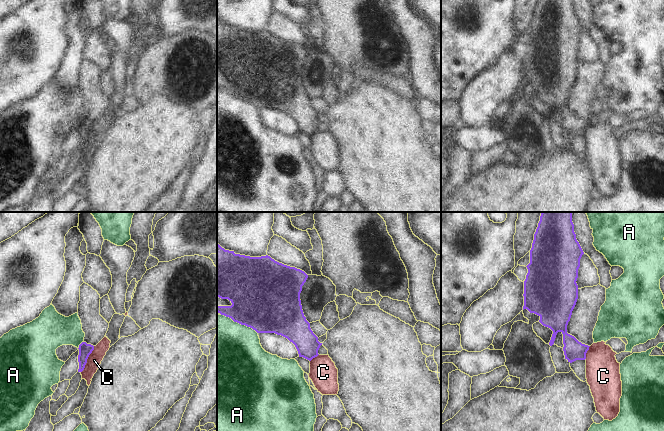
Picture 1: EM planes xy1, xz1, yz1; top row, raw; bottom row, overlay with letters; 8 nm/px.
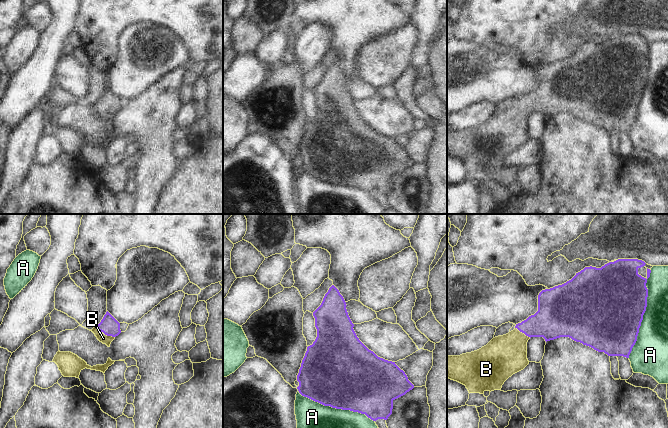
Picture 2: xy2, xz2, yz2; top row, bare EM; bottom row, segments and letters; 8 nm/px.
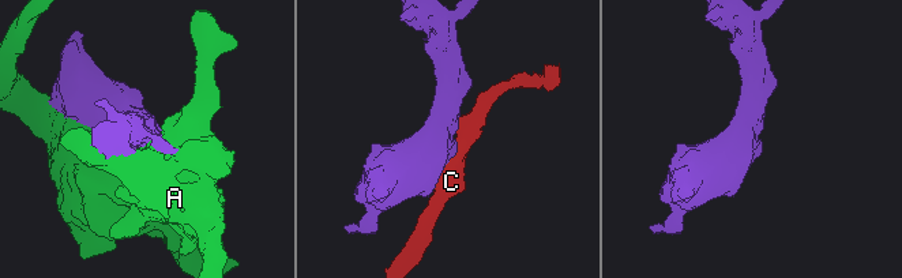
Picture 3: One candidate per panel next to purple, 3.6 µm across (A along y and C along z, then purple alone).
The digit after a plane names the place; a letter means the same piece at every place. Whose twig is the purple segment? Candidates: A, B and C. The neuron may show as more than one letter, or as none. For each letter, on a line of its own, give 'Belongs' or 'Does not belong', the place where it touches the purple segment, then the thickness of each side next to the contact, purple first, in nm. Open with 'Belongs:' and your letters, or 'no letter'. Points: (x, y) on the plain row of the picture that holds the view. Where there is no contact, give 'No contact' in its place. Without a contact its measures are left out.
Belongs: B
A: Does not belong. Touches purple at yz2 (643, 90). Thickness 500 nm (purple) against 260 nm
B: Belongs. Touches purple at xy2 (105, 110). Thickness 150 nm (purple) against 70 nm
C: Does not belong. Touches purple at xy1 (87, 134). Thickness 100 nm (purple) against 110 nm.

